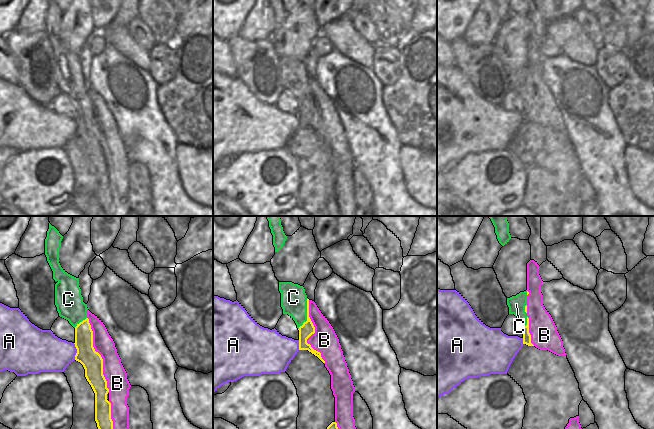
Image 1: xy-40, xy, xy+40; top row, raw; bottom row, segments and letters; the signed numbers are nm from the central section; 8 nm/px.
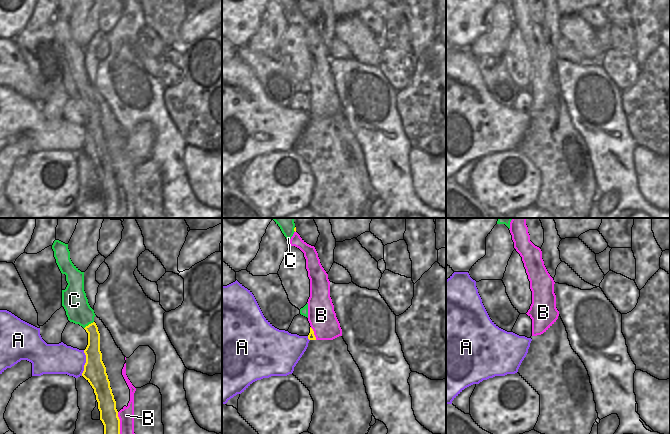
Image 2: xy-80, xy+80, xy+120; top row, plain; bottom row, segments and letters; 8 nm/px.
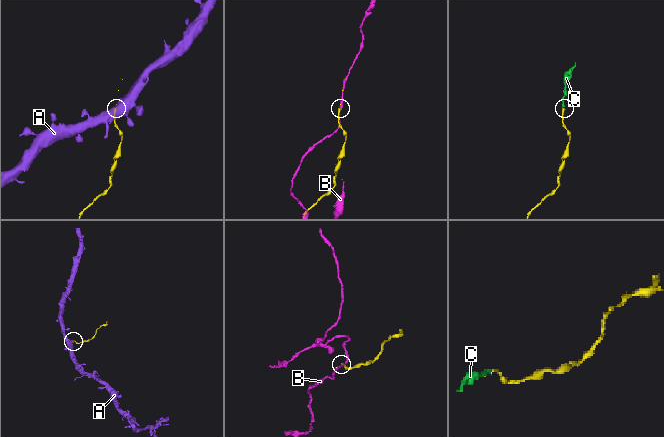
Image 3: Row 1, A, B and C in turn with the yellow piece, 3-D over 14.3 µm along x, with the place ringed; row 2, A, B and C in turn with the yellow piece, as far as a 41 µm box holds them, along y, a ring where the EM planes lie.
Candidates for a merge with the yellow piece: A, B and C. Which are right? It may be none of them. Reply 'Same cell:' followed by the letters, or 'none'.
Same cell: C.

